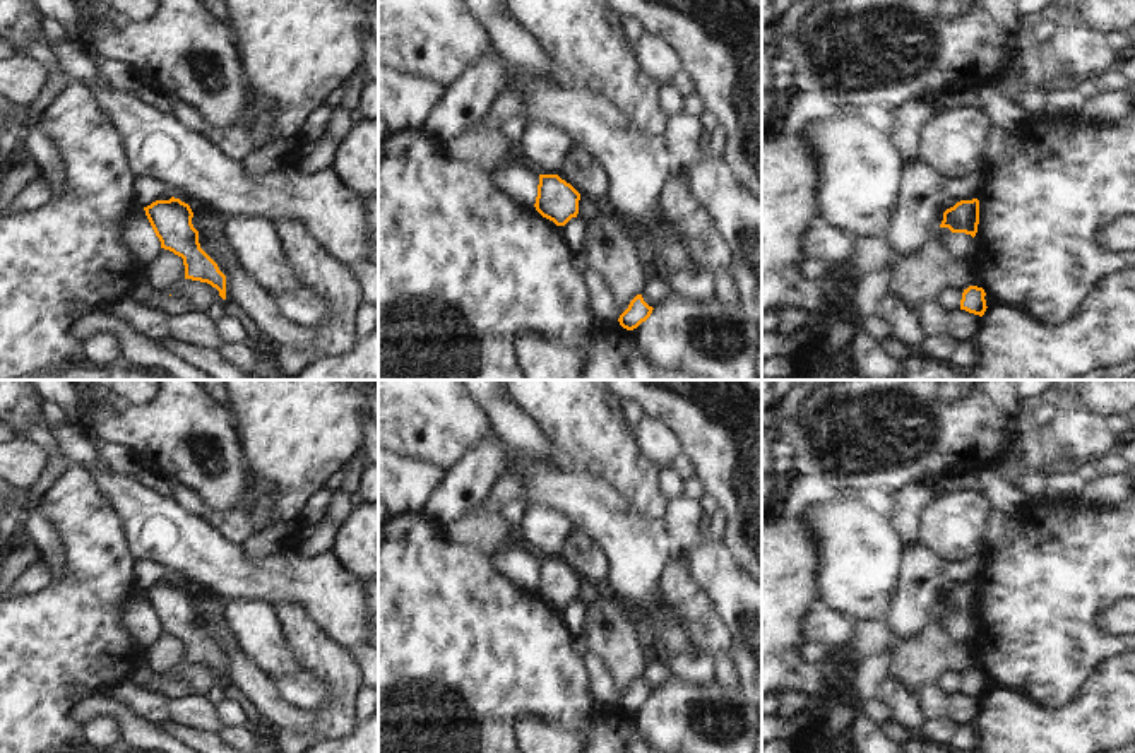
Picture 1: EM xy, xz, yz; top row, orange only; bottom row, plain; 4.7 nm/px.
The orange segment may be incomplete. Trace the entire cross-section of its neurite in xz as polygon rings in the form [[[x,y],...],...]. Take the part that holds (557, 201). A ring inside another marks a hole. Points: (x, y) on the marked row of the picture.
[[[539,175],[536,210],[553,221],[556,226],[565,226],[579,214],[580,193],[558,175]]]

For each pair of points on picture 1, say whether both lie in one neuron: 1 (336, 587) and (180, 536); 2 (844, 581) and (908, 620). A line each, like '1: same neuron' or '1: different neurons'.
1: same neuron
2: different neurons

